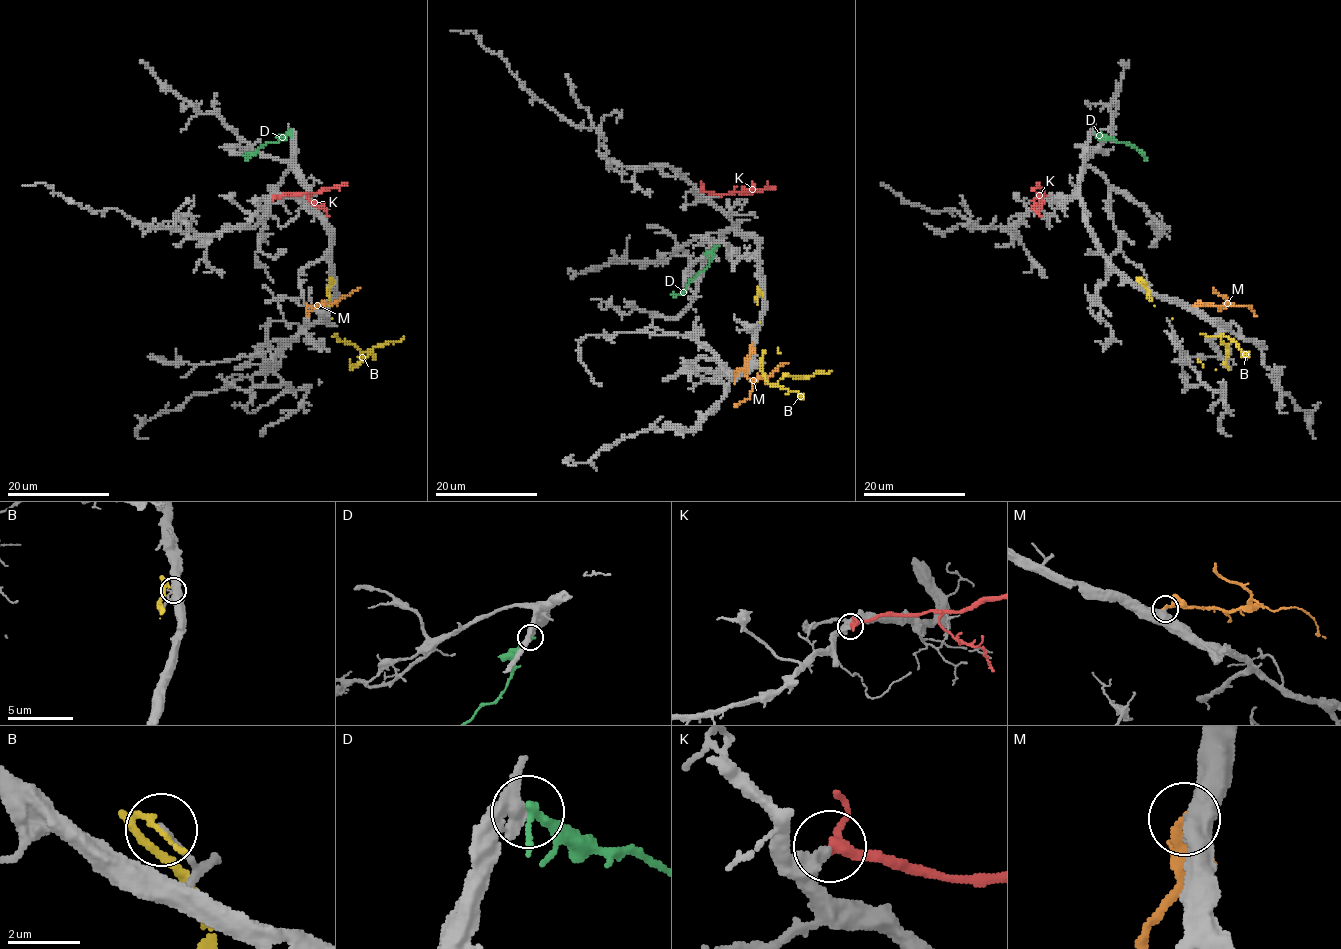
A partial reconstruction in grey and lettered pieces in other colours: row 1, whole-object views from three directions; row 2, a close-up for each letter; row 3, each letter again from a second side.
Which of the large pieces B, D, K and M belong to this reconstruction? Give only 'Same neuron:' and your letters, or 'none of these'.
Same neuron: M

